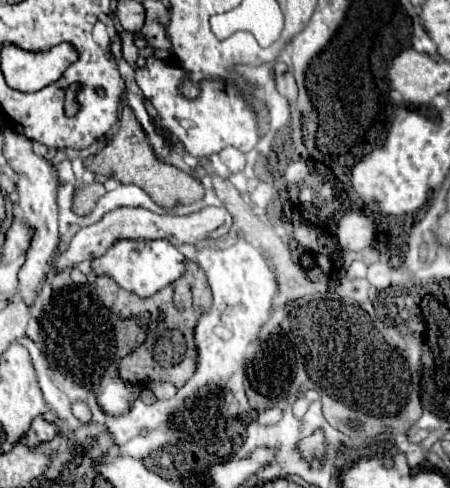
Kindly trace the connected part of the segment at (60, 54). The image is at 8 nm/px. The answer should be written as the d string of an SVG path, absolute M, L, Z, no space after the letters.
M61 43L47 53L31 53L5 45L1 51L1 71L9 87L31 93L57 81L75 59L77 53L69 43Z

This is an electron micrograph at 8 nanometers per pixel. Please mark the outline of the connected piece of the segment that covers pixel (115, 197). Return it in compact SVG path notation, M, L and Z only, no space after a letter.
M121 183L119 187L115 187L113 191L107 191L97 201L95 209L87 217L83 217L83 225L99 221L105 213L109 213L109 211L113 211L117 207L145 207L145 209L151 209L155 213L165 213L165 209L157 207L141 187L137 187L137 185L123 185Z

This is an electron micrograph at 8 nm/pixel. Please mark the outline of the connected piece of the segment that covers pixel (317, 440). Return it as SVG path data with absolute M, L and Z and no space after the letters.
M315 429L309 437L303 437L303 439L297 443L295 449L297 449L297 453L299 453L313 469L319 469L325 453L327 453L325 431L323 431L323 429Z

